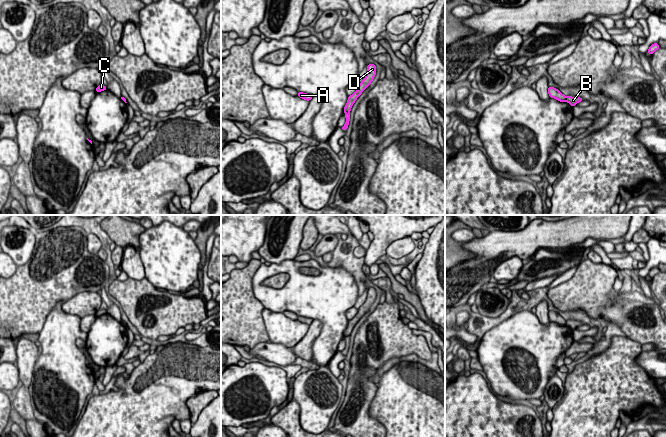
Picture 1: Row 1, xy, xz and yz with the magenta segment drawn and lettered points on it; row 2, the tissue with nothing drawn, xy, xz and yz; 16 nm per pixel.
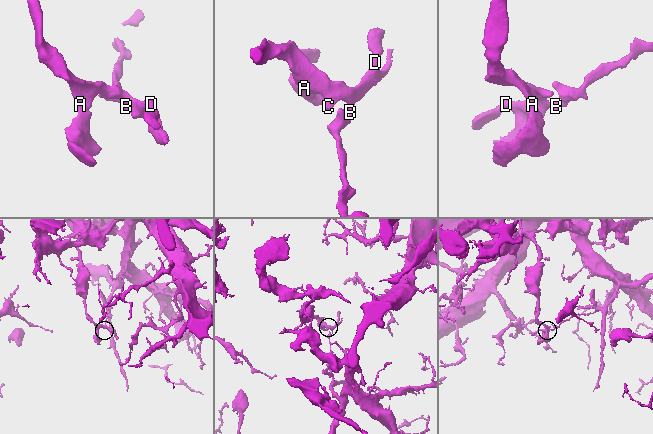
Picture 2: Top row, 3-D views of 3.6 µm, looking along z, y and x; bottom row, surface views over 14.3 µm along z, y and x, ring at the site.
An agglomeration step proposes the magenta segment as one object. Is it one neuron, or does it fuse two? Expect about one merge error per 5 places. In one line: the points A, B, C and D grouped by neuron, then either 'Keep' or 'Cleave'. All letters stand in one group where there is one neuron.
Groups: A C D / B. Cleave

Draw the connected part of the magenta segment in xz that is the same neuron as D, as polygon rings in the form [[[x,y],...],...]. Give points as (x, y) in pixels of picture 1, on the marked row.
[[[371,63],[367,65],[367,75],[362,80],[362,82],[358,85],[358,89],[355,91],[354,94],[348,96],[348,101],[344,107],[344,112],[350,112],[354,102],[356,99],[361,95],[361,93],[370,85],[372,80],[376,75],[376,66]]]

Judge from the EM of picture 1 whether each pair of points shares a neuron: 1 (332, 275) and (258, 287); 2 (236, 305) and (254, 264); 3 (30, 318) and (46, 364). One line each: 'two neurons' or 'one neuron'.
1: one neuron
2: one neuron
3: two neurons

